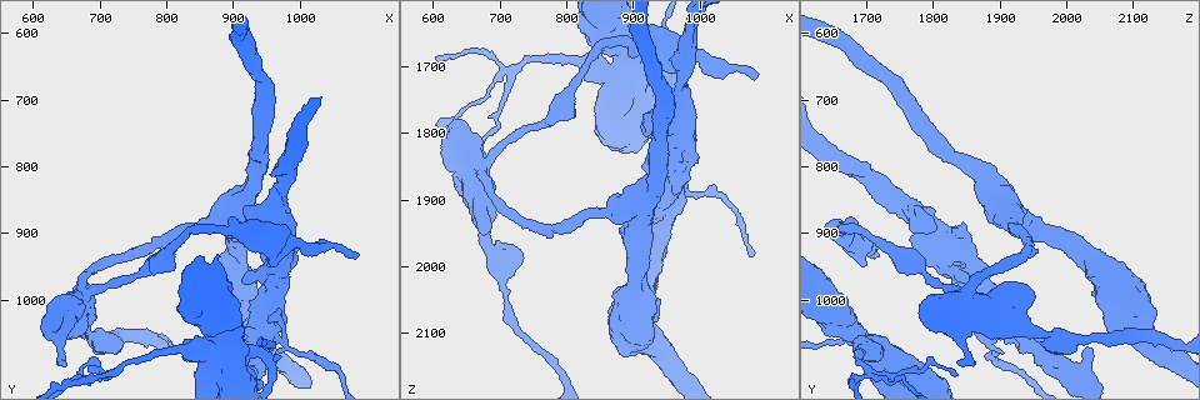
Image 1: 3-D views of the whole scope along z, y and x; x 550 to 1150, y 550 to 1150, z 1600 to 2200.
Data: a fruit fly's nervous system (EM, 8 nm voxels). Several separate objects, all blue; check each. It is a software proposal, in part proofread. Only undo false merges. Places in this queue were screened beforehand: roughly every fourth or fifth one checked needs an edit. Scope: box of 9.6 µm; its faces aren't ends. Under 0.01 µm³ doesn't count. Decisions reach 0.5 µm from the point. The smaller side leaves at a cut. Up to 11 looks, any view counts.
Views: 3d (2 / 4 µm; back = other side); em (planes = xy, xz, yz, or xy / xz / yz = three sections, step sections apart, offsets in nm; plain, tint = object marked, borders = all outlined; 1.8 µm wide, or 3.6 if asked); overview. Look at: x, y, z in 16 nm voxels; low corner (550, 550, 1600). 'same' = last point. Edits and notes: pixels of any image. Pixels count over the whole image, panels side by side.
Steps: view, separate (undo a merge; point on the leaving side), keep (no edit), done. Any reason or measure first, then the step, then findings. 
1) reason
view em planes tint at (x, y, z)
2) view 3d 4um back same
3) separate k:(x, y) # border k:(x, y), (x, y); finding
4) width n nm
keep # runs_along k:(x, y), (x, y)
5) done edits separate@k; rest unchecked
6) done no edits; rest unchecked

view em yz step 16 tint at (940, 965, 1835)

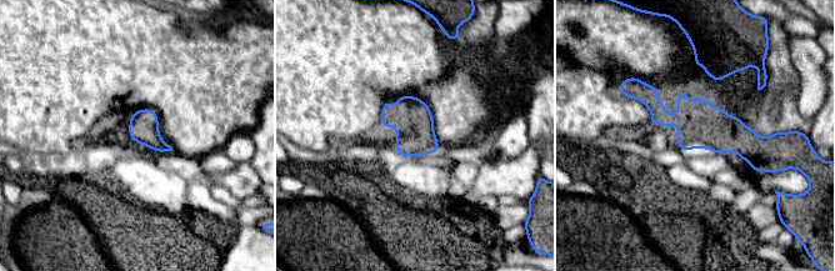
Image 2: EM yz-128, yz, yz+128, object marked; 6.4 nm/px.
another direction
view em planes borders same

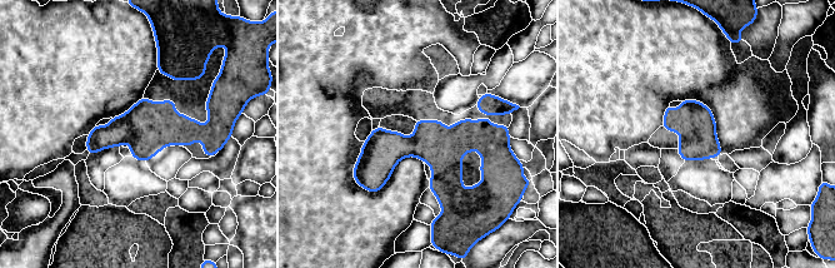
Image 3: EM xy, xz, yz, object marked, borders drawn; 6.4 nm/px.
keep # runs_along 3:(493, 132), (391, 147), (356, 177); continuous, no second neuron

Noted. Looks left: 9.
thin neck
view em 3.6um yz step 16 tint at (900, 1090, 1715)

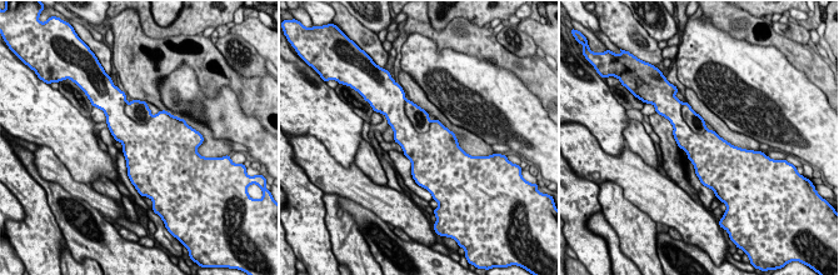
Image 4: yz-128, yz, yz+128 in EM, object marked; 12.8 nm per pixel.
separate 4:(419, 118) # border 4:(404, 100), (404, 114), (425, 133); two neurons meet here

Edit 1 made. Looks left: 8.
redraw
view overview

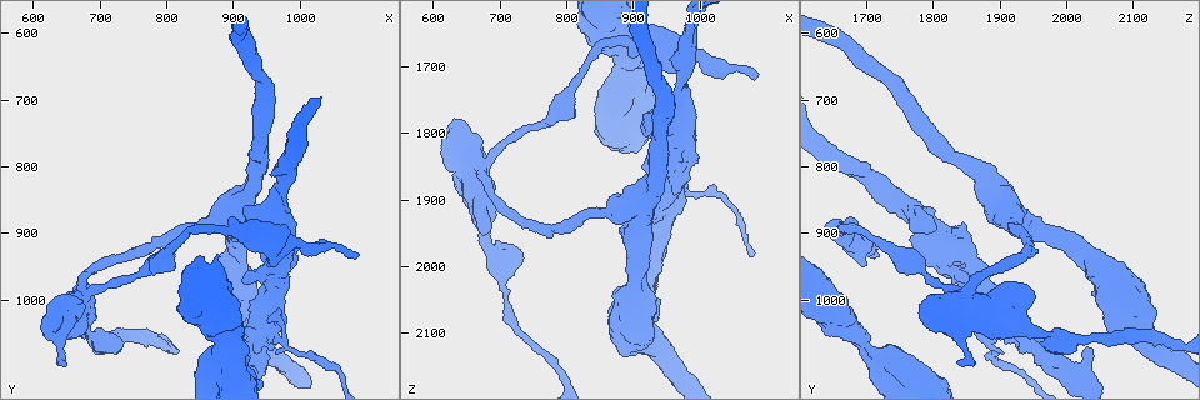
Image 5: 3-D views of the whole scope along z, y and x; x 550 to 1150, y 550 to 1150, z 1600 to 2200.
a fork
view em planes tint at (930, 1115, 2005)

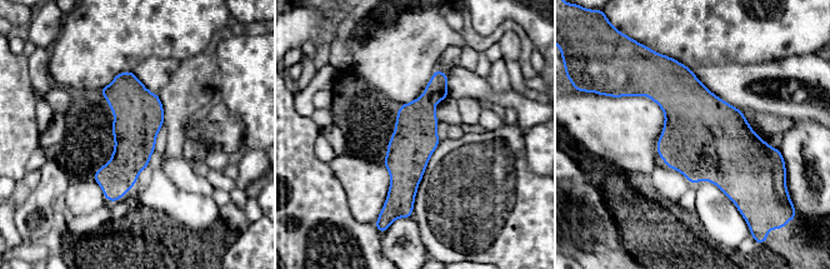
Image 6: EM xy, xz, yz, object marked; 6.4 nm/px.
keep # runs_along 6:(444, 75), (408, 152), (409, 209); continuous, no second neuron

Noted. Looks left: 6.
branch point
view em xz step 4 tint at (965, 840, 1740)

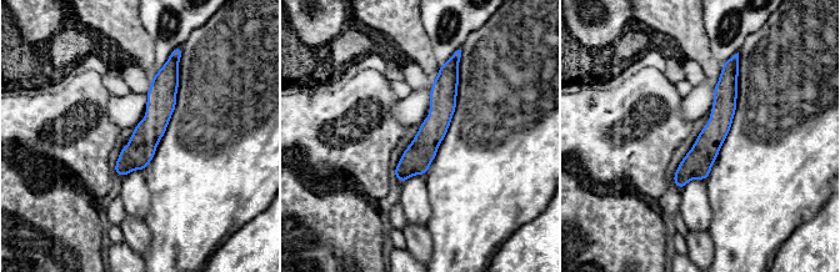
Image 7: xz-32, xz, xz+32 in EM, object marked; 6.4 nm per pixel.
keep # runs_along 7:(729, 70), (720, 124), (680, 184); continuous, no second neuron

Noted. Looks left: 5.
a fork
view em 3.6um planes tint at (670, 980, 1855)

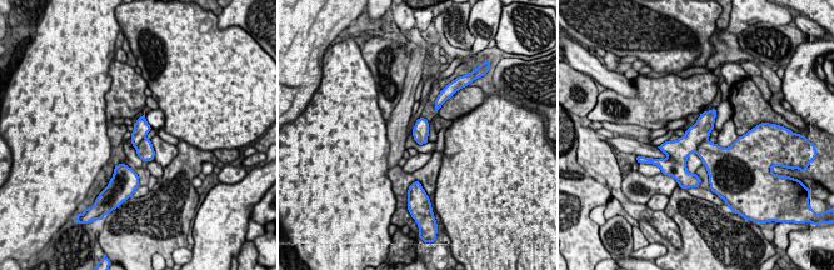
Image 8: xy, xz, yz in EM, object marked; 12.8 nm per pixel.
separate 8:(713, 156) # border 8:(705, 139), (694, 150); a second neuron is stuck on

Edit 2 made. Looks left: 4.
done edits separate@4, separate@8; rest unchecked

